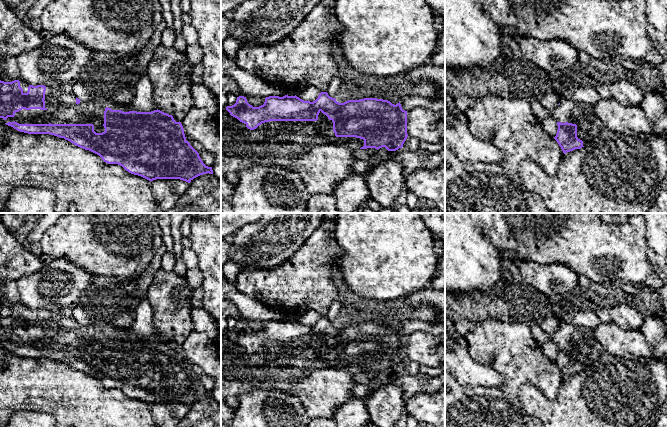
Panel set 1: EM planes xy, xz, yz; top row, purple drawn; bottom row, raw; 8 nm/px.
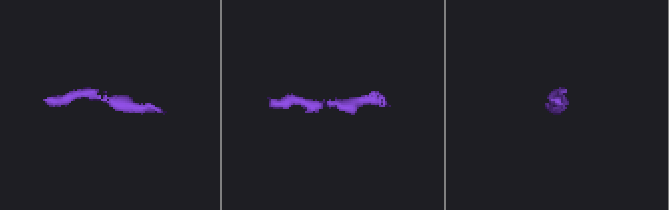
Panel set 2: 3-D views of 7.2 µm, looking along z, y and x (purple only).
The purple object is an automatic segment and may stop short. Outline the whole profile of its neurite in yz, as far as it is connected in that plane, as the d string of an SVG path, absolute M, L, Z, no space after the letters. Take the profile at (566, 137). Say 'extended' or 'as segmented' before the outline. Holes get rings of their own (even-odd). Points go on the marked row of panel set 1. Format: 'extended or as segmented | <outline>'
extended | M561 97L560 104L552 111L552 116L556 119L558 130L554 139L561 147L563 153L586 147L592 136L598 132L602 126L601 122L594 114L594 106L583 102L575 102L569 97Z

